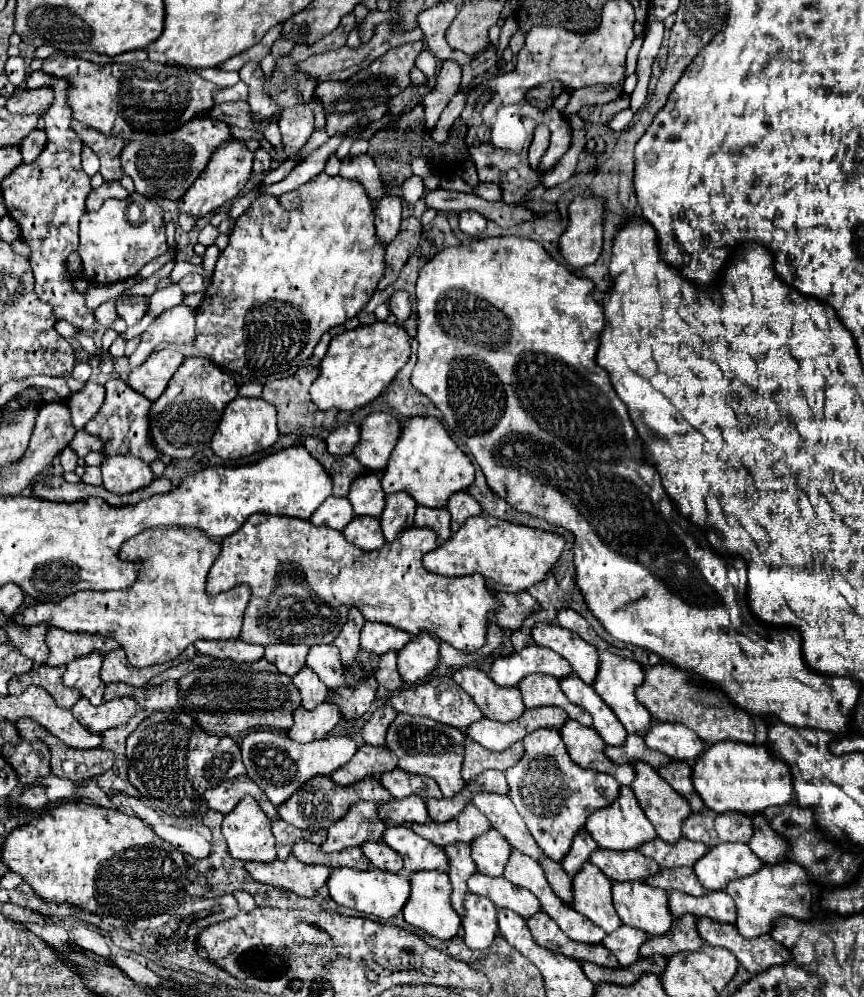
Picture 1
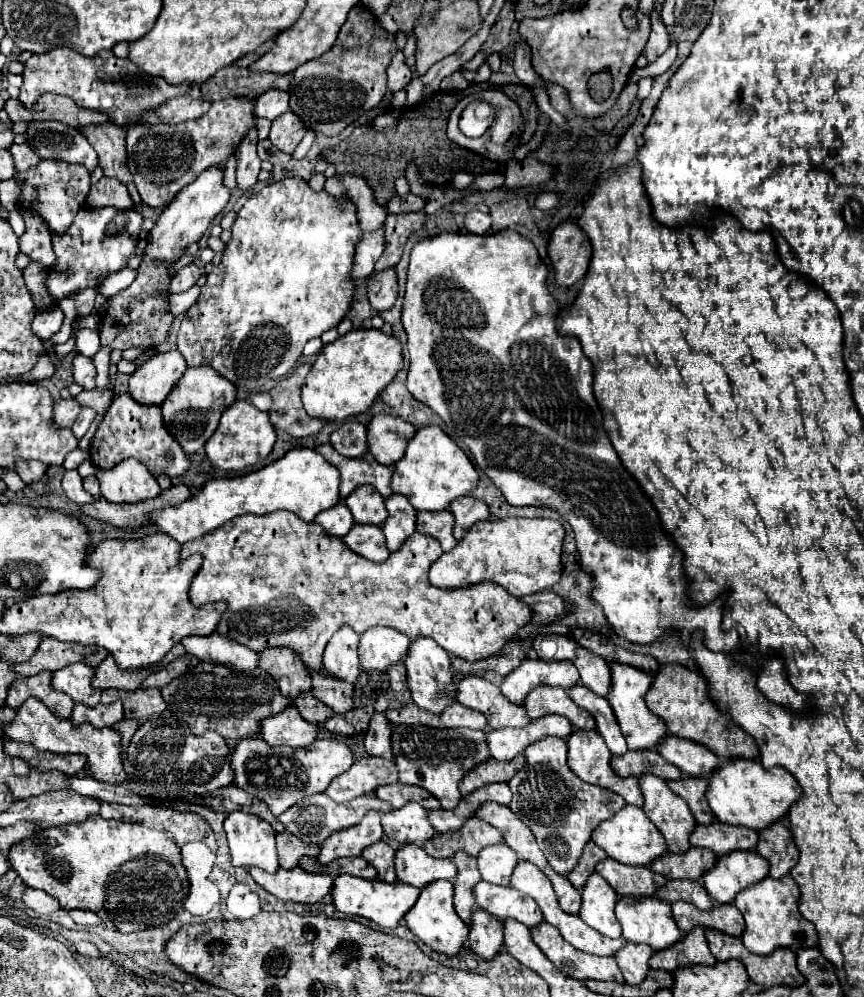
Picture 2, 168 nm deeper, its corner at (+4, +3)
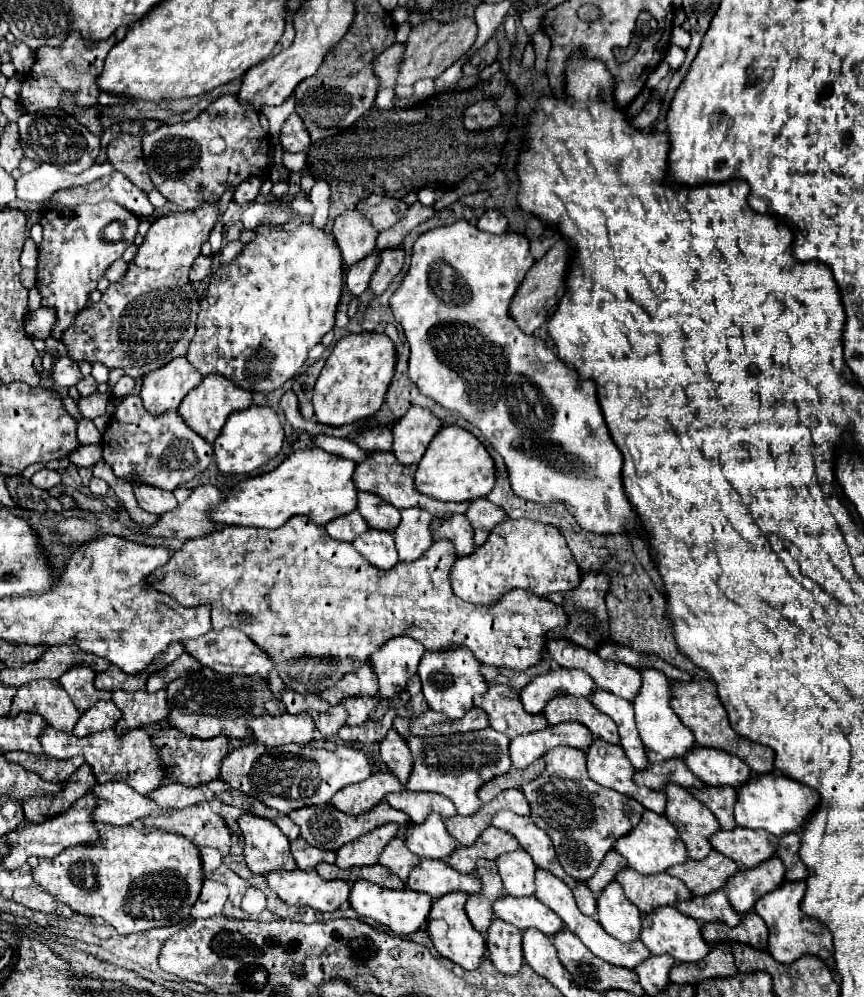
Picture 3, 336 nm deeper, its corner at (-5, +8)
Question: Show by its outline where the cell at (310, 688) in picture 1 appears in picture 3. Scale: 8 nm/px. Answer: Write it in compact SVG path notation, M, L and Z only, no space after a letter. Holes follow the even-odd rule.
M342 704L332 706L332 708L330 708L328 712L324 712L324 714L320 714L320 712L310 712L310 716L312 716L314 724L316 724L316 730L320 730L324 738L334 738L336 732L338 732L338 728L344 726L344 722L346 722L346 710L344 710Z

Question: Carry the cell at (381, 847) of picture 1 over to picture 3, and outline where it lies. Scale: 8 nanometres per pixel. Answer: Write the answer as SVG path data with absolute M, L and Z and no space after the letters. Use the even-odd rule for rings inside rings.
M392 838L388 842L388 846L382 850L380 860L382 866L386 866L388 870L392 870L398 878L406 880L408 874L412 872L412 868L420 862L420 858L416 858L416 854L412 854L402 838Z

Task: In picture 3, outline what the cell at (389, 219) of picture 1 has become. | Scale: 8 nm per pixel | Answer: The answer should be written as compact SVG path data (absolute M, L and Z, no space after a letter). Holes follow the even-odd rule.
M374 248L368 254L368 258L362 258L360 262L356 262L354 266L348 268L348 272L346 272L346 286L350 288L350 292L354 296L360 296L368 288L368 282L370 282L372 274L376 272L378 264L380 264L380 250Z

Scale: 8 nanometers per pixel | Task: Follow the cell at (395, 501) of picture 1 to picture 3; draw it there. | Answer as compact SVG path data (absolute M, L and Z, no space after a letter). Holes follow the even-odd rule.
M406 508L402 510L402 520L394 532L396 548L400 554L402 562L412 562L420 558L424 550L432 544L432 534L430 534L430 520L432 514L424 508Z

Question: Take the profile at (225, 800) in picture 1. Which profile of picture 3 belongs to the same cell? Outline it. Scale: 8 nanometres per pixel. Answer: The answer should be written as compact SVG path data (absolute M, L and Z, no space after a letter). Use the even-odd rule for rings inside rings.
M280 814L280 816L276 816L274 818L274 822L280 826L280 830L290 838L290 840L294 840L294 838L298 838L300 836L300 828L288 818L288 816L284 816L284 814Z

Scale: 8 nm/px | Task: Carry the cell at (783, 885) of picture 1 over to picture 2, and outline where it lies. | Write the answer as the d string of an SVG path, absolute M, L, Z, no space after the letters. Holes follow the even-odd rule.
M783 875L781 879L763 879L755 887L741 891L735 899L735 907L743 913L747 929L743 933L743 945L755 955L771 955L779 947L789 947L793 951L803 947L817 947L817 931L815 927L799 913L797 909L799 887L791 879L791 875Z

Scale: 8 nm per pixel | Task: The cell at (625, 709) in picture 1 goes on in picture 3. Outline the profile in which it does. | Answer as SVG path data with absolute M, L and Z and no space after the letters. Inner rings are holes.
M640 668L640 676L642 676L642 686L636 698L632 700L632 704L634 704L634 714L636 714L636 728L646 748L648 760L662 762L668 758L682 758L694 746L694 736L670 708L668 678L660 670L654 670L654 668Z

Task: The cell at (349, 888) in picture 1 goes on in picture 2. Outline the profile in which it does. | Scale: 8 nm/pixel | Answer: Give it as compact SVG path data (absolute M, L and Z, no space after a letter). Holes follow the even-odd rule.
M339 875L333 883L333 905L345 913L345 915L359 915L365 919L371 919L373 923L377 923L383 929L393 929L401 923L401 919L405 917L405 913L417 903L419 899L419 889L403 885L403 883L385 883L381 879L377 881L367 881L367 879L359 879L359 877L351 877L351 875Z

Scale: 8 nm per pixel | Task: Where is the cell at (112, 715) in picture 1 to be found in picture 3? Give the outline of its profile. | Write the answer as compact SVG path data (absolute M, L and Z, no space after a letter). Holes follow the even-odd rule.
M98 702L90 710L82 712L76 728L72 730L76 736L88 736L106 728L112 728L120 718L120 708L114 702Z

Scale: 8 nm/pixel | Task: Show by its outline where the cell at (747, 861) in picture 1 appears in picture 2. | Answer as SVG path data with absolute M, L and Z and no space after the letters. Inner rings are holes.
M733 851L717 859L715 867L703 875L707 893L719 903L733 903L735 895L769 875L769 863L757 851Z

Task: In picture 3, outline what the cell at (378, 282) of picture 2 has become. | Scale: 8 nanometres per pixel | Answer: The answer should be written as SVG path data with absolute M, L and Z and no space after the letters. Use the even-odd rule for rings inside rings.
M402 248L382 250L382 262L370 280L370 290L376 296L384 294L386 288L390 286L390 282L400 274L402 266L404 266L404 250Z

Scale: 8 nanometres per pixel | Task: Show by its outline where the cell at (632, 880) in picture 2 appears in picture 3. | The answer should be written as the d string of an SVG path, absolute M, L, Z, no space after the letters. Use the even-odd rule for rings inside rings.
M624 868L616 874L616 880L622 884L628 900L640 910L652 910L656 906L674 906L680 900L692 898L684 882L672 878L666 872L644 876L632 868Z

